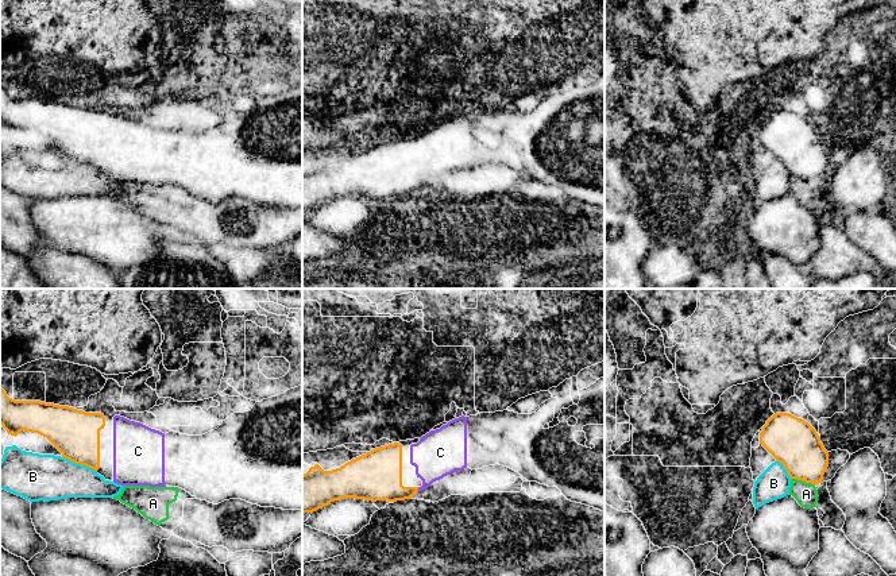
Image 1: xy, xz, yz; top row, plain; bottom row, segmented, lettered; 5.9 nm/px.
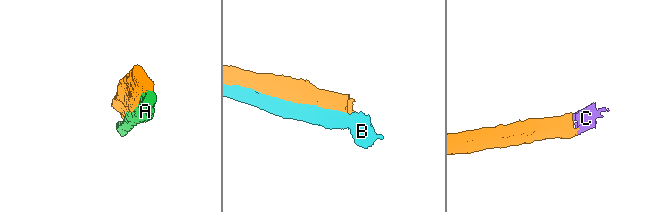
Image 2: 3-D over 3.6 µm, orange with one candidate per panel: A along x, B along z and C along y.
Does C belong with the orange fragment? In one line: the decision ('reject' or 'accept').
accept

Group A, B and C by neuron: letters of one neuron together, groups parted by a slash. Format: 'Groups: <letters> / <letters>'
Groups: A B / C

